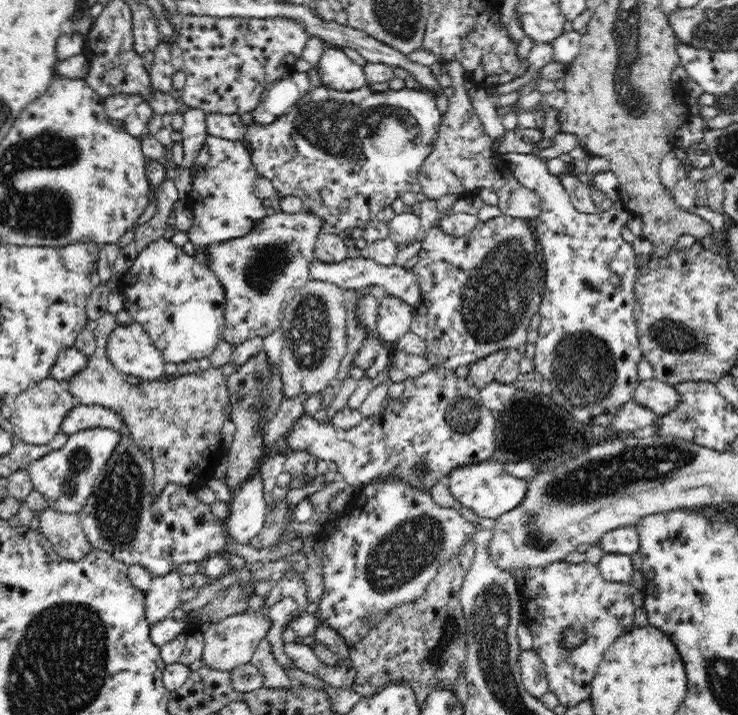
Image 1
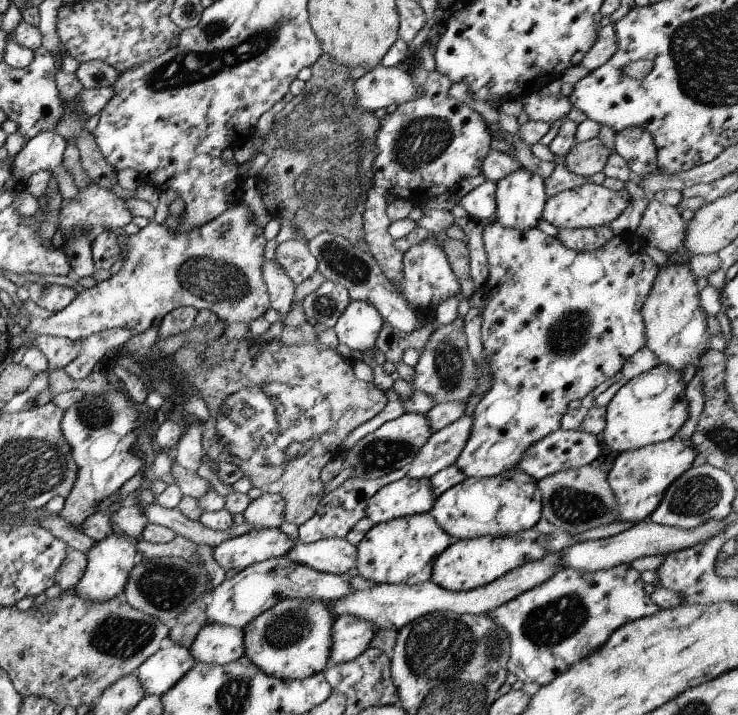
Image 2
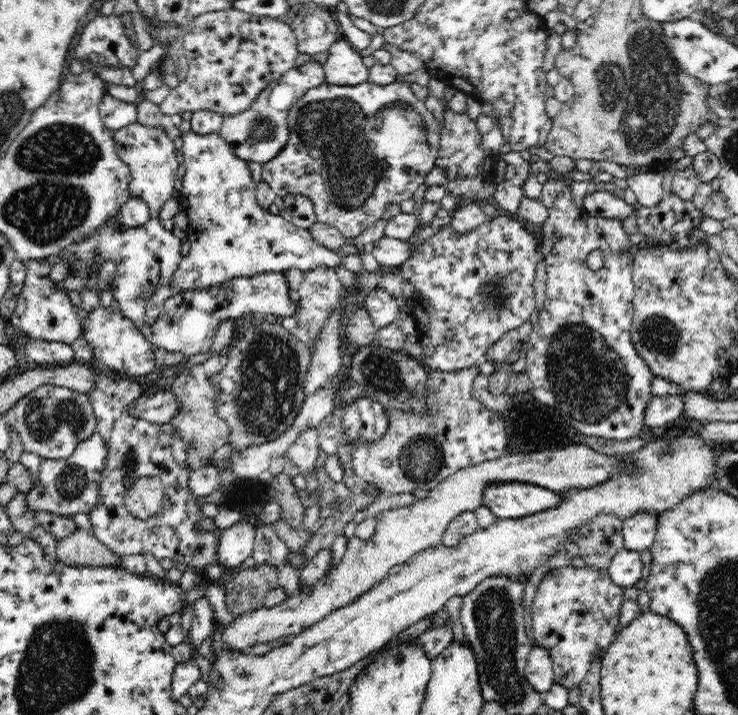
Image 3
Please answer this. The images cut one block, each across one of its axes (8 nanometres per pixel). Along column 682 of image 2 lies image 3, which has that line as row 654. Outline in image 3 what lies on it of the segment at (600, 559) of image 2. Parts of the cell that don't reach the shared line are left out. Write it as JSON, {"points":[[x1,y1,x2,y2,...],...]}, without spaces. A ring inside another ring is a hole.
{"points":[[534,646,527,658,525,677,536,692,548,692,554,682,554,669,548,649]]}

